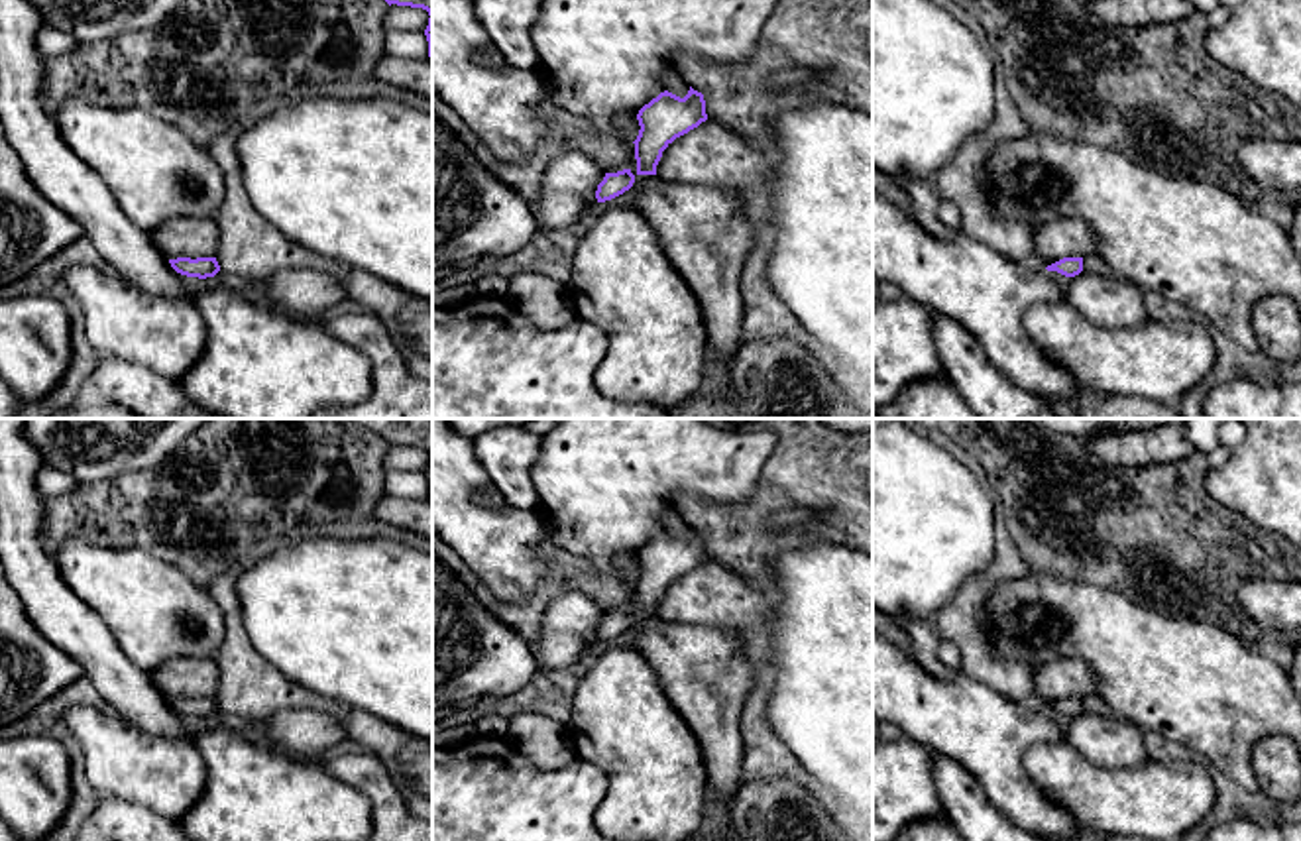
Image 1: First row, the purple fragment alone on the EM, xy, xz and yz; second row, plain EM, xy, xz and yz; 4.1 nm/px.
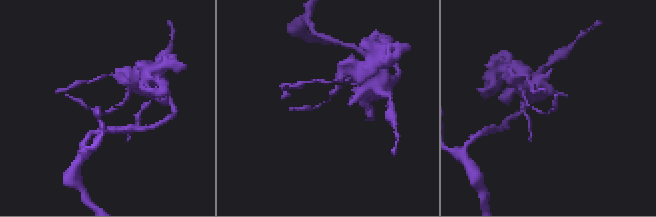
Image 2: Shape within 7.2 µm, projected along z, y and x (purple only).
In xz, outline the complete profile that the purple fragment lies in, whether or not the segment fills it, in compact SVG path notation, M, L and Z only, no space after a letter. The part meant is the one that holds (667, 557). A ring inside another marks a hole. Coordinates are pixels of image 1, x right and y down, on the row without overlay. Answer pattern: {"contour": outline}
{"contour": "M690 527L684 538L664 531L639 554L635 584L637 615L656 615L662 591L680 576L707 560L704 534Z"}

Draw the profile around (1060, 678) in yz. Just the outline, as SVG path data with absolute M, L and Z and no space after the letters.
M1055 658L1040 668L1034 676L1034 698L1051 705L1063 698L1087 698L1099 694L1093 668L1079 658Z

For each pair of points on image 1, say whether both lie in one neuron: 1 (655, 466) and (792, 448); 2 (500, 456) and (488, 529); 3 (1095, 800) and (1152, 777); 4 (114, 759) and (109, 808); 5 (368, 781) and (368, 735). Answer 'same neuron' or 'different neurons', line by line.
1: different neurons
2: different neurons
3: same neuron
4: different neurons
5: different neurons

